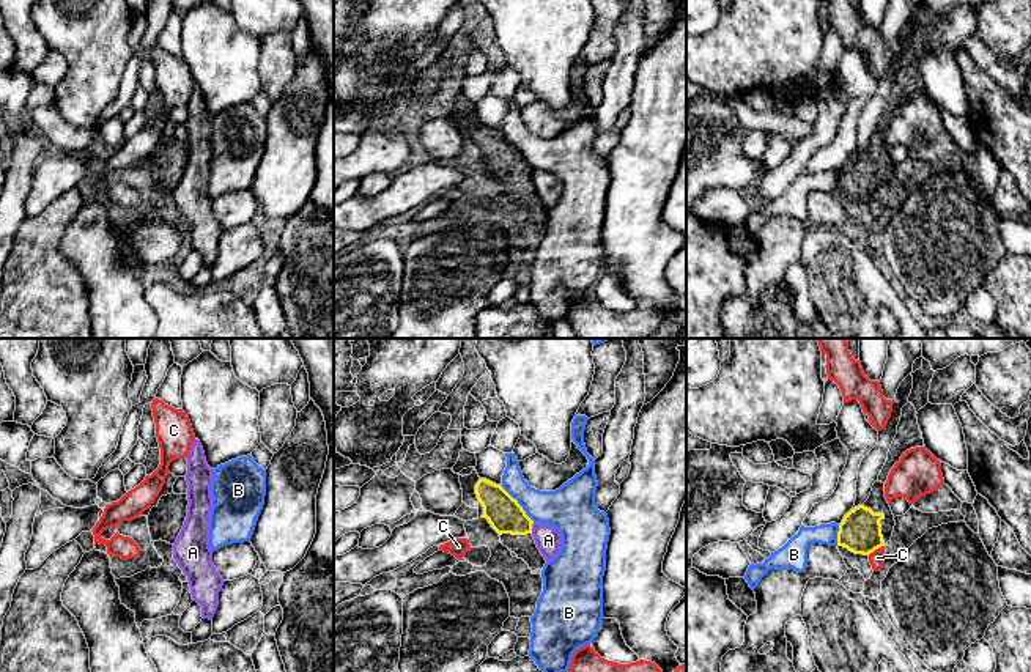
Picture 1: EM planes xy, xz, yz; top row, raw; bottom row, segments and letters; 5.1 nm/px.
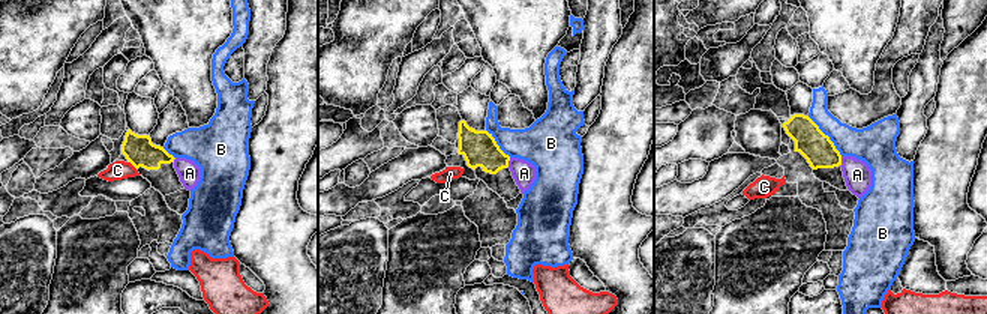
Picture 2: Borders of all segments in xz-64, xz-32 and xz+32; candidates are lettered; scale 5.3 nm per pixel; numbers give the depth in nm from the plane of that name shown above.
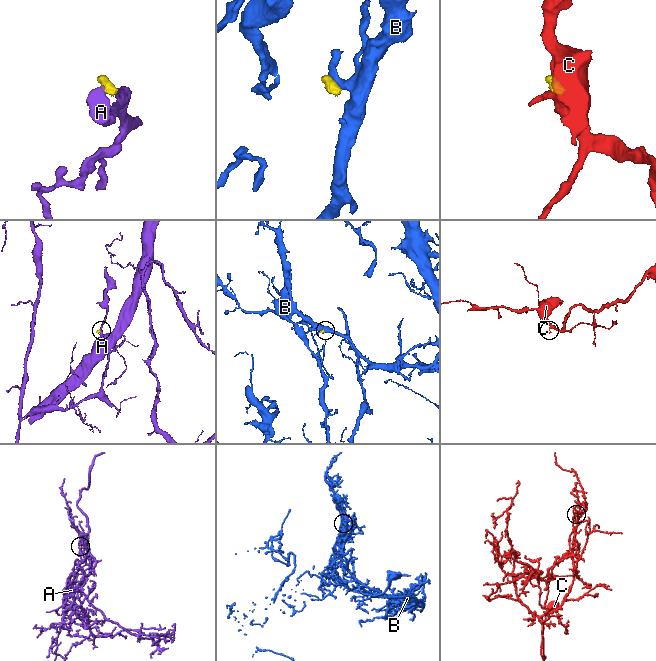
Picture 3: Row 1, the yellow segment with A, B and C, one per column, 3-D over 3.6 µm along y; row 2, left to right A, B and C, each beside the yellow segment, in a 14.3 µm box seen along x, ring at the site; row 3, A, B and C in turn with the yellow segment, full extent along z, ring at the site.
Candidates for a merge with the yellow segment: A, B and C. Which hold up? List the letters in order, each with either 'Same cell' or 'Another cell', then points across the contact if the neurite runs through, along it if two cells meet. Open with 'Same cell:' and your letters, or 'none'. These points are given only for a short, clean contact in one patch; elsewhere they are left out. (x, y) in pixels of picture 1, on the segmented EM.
Same cell: none
A: Another cell. Boundary: xz (534, 523), (531, 532)
B: Another cell. Boundary: xz (501, 487), (534, 521)
C: Another cell

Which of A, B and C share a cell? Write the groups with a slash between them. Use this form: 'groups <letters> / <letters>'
groups A / B / C

